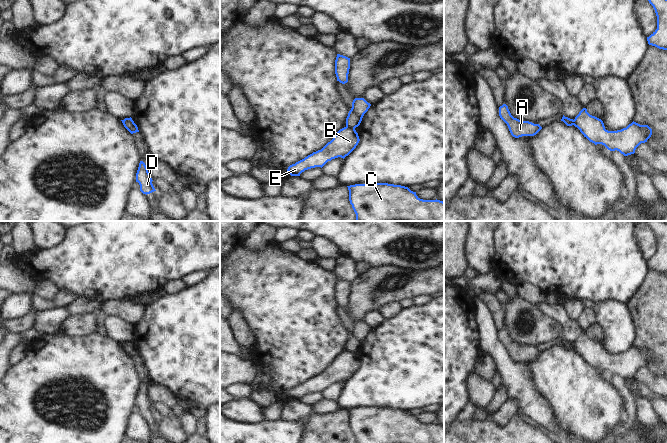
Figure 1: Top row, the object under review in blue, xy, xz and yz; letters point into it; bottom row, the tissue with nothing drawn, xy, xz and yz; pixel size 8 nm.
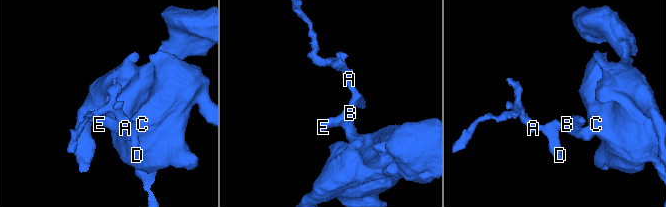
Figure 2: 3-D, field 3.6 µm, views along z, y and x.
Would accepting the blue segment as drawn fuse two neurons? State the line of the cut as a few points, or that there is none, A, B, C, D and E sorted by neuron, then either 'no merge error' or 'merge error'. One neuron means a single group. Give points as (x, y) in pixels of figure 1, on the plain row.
cut xz (346, 350), (354, 353); groups A D / B C E; merge error

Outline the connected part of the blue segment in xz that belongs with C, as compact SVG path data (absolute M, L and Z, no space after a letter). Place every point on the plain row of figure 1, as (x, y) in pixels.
M388 407L347 410L356 443L444 443L444 426L420 423L408 411Z

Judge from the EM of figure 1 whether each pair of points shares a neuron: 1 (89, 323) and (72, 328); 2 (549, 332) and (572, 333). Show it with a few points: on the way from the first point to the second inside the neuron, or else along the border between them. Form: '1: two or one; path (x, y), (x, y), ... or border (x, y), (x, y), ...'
1: one; path (85, 324), (76, 326)
2: two; border (547, 315), (562, 327), (563, 336)

